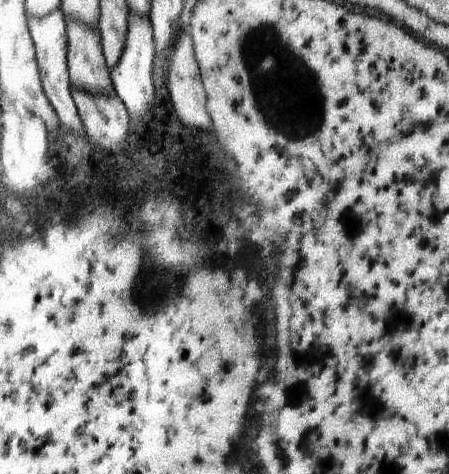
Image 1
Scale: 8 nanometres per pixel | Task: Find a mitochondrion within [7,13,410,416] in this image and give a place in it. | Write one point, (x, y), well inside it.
(249, 38)

